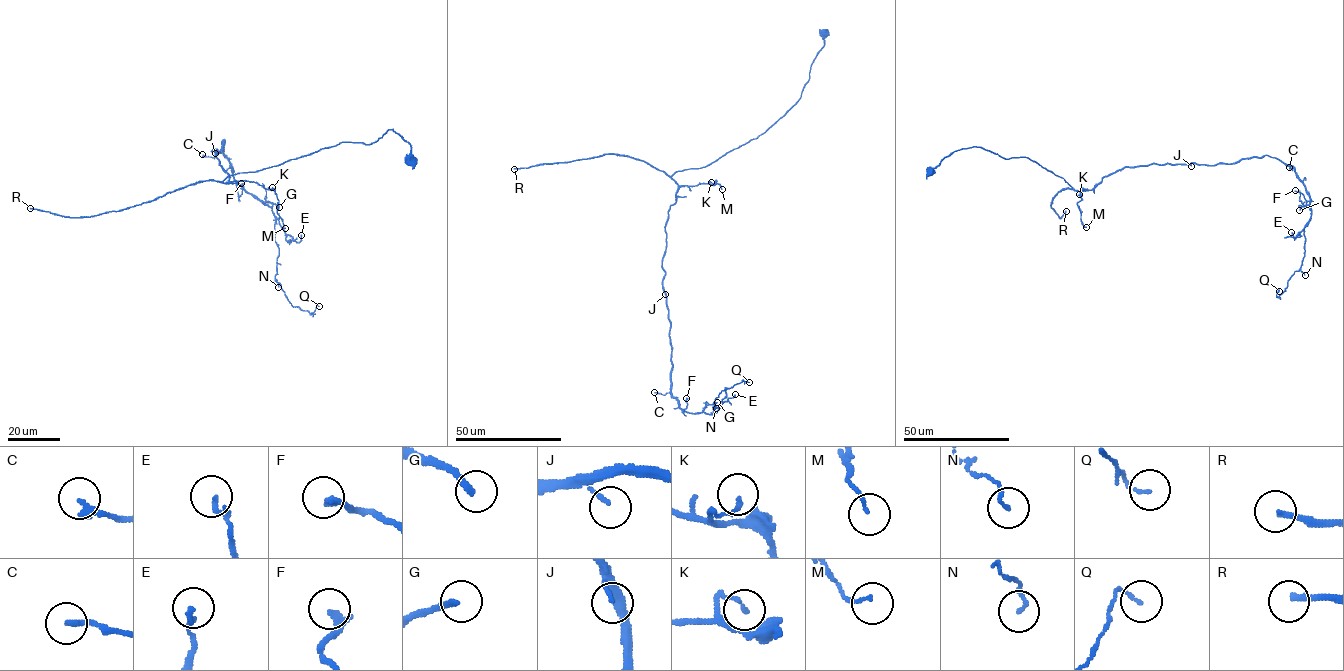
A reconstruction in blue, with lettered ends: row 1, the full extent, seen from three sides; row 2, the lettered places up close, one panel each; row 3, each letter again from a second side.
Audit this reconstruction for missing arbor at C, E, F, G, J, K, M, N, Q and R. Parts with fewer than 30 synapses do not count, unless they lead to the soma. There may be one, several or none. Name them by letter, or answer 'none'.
R

